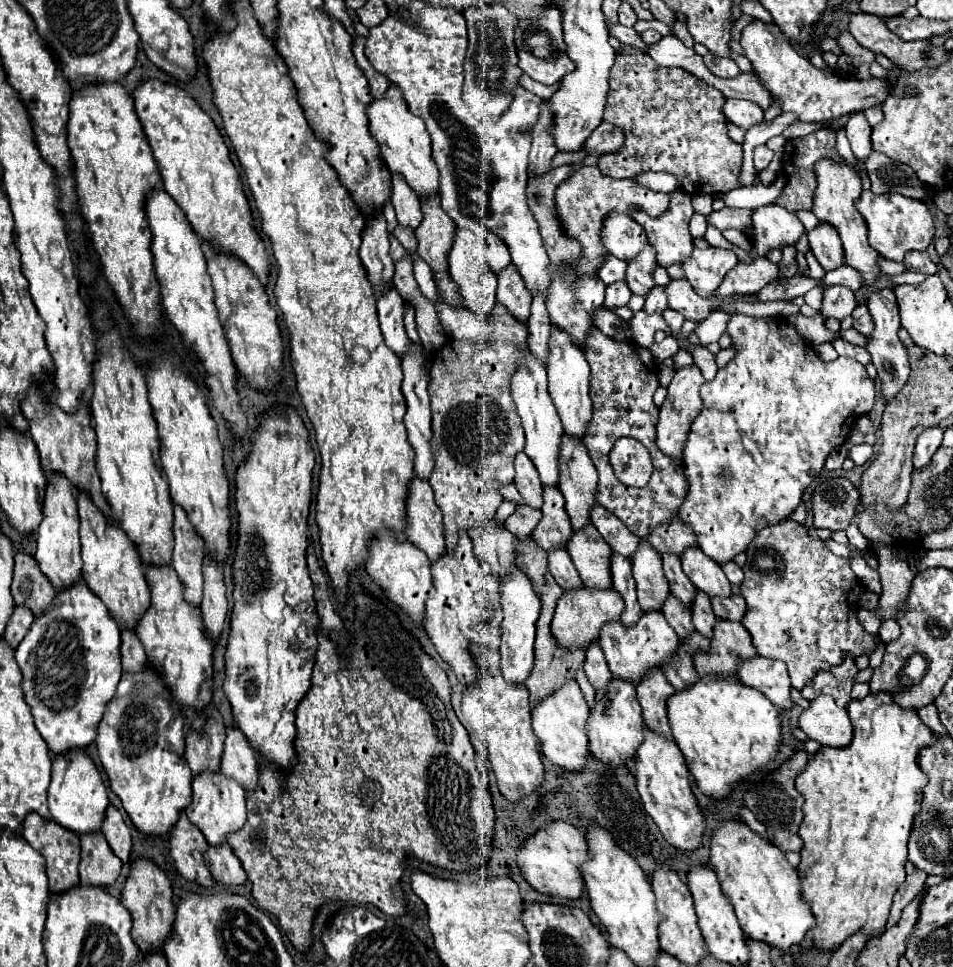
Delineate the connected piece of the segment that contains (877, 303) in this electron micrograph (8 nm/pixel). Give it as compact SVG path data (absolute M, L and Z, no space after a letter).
M885 287L879 293L873 293L867 297L867 307L869 313L875 321L875 331L871 333L867 341L867 351L871 353L871 361L877 367L877 375L881 379L881 389L885 399L893 399L895 393L899 393L909 377L909 361L907 361L907 351L903 347L903 343L897 337L897 331L901 327L899 323L899 311L897 311L897 299L893 289Z

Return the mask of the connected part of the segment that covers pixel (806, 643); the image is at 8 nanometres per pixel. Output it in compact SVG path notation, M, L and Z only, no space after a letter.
M785 519L777 525L759 529L747 549L743 573L745 579L739 589L747 601L747 613L743 615L741 625L751 633L759 655L787 663L791 685L795 689L801 691L815 671L839 665L843 653L859 657L861 653L871 653L875 649L875 635L863 631L863 627L857 623L857 595L863 591L863 587L859 585L857 575L851 571L849 561L833 555L819 539L811 539L801 523Z

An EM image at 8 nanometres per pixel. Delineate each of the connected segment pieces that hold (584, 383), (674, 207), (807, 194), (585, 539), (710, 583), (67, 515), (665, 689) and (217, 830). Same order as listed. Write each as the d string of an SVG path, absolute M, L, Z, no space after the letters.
M551 325L549 335L549 357L547 357L547 373L549 373L549 393L561 417L565 433L573 433L575 437L583 437L585 425L591 417L591 397L589 397L589 369L583 351L563 333L557 325Z
M681 189L669 193L669 197L671 205L663 217L647 217L641 209L631 209L631 217L645 229L649 243L655 247L661 267L681 263L693 249L693 239L687 229L693 215L691 197Z
M819 129L807 137L801 139L791 139L787 141L785 147L785 155L783 155L783 171L785 175L791 175L787 179L787 185L783 189L783 193L775 199L777 205L785 207L787 211L801 211L801 209L811 209L811 199L813 199L813 191L815 191L815 173L813 173L813 165L821 159L821 157L831 157L831 159L841 159L841 155L835 149L835 131L829 129Z
M585 525L579 531L573 531L567 541L567 551L581 575L583 585L605 589L611 587L609 575L609 555L611 547L605 543L595 525Z
M697 545L695 549L687 549L687 553L681 557L681 563L685 575L699 591L707 593L709 597L731 595L731 583L727 581L721 565L711 561L711 557L707 557Z
M51 477L51 481L47 481L43 499L43 519L37 529L35 559L57 591L81 579L81 545L77 529L79 529L79 515L75 503L75 489L71 489L71 481L67 481L67 477Z
M651 669L643 679L637 681L637 701L643 709L643 721L647 727L665 737L671 737L665 701L673 693L675 687L665 679L659 669Z
M221 771L199 773L199 777L193 779L193 801L187 805L185 813L191 819L191 823L195 823L203 831L209 845L221 845L227 839L227 835L237 831L247 819L245 791L237 781L223 777Z

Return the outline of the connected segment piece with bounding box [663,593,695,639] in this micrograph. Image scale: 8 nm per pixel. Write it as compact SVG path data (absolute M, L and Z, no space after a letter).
M669 593L667 595L667 601L663 601L663 613L665 613L667 623L679 635L679 639L687 637L695 629L693 623L691 623L691 611L673 593Z

